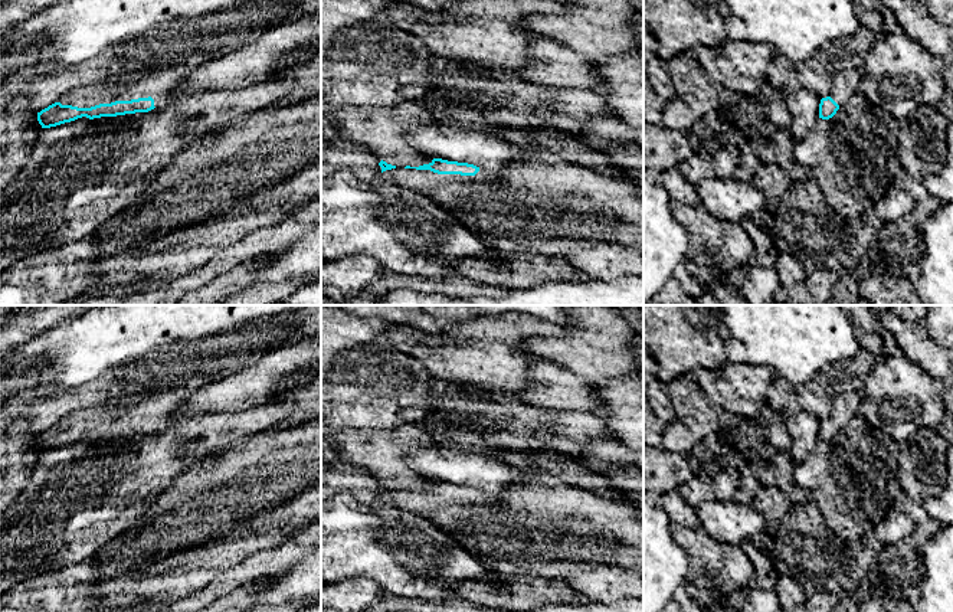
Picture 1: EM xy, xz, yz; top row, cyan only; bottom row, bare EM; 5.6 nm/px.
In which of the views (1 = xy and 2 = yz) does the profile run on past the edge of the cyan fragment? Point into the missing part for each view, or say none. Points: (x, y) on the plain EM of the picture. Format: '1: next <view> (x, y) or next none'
1: next xy (160, 405)
2: next yz (845, 406)

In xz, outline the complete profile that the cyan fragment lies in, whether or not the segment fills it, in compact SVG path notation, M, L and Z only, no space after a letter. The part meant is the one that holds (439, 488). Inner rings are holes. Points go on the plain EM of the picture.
M433 481L429 487L419 490L396 490L383 482L379 488L381 490L380 504L417 514L455 505L489 505L492 510L498 505L498 500L494 495L487 495L474 487L442 481Z

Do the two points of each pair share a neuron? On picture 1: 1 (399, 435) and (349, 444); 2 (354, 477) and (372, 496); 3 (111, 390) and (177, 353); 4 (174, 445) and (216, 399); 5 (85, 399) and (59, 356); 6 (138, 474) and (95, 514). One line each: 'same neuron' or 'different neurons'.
1: same neuron
2: same neuron
3: same neuron
4: different neurons
5: different neurons
6: same neuron

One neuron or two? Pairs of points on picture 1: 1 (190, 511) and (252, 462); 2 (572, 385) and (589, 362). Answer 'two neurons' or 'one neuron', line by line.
1: one neuron
2: two neurons

